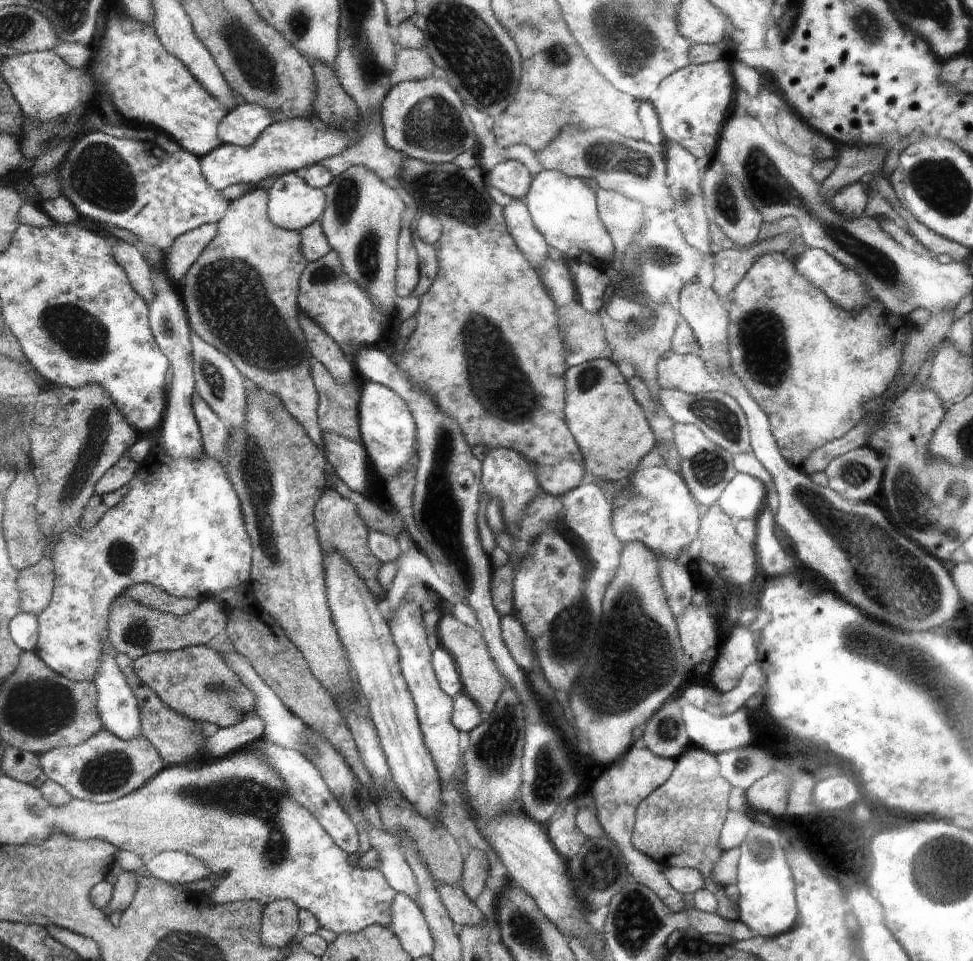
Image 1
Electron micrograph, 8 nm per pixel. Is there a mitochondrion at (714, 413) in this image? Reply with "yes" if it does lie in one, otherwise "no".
yes

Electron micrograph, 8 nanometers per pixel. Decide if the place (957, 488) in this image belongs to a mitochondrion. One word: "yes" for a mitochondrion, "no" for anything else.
yes

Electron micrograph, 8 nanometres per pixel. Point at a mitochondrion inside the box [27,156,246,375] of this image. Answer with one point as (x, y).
(80, 334)

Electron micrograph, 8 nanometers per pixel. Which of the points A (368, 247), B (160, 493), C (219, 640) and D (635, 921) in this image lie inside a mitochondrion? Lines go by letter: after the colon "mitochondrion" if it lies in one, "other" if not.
A: mitochondrion
B: other
C: other
D: mitochondrion

